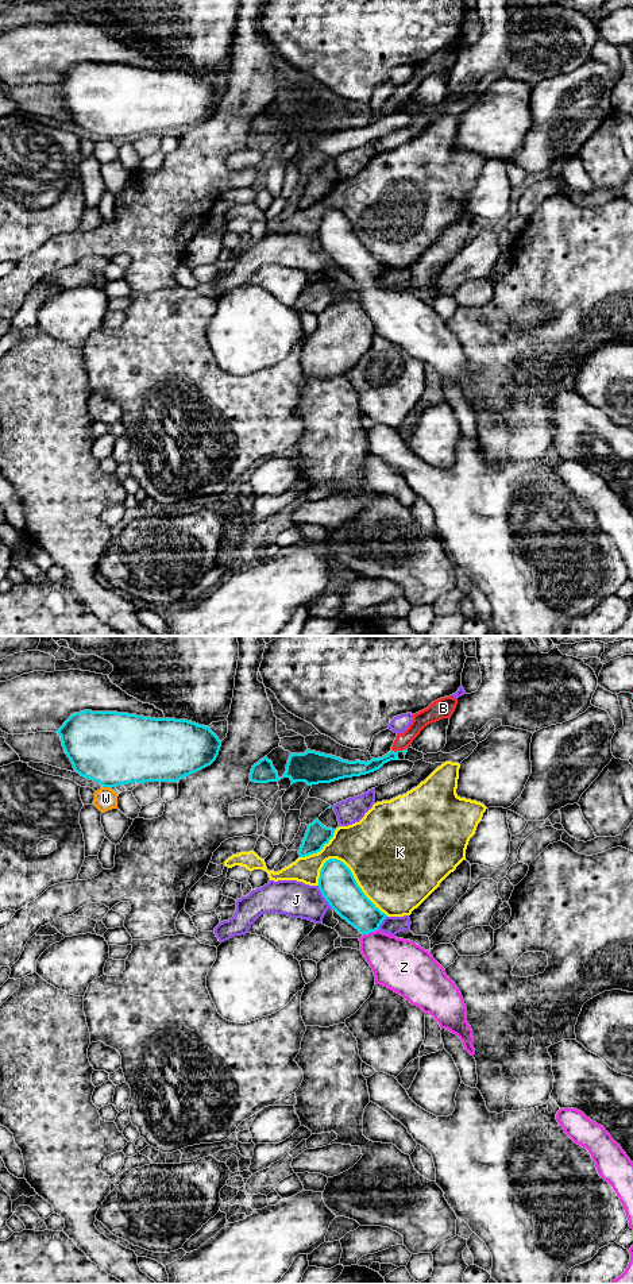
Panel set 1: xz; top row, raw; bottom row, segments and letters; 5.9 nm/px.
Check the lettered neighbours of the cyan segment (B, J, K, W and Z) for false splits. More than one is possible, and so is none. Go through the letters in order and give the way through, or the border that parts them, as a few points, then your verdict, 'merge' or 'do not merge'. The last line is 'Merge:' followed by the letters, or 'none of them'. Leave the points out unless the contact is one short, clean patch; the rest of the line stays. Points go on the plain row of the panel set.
B: do not merge
J: do not merge
K: do not merge
W: border along xz (103, 138), (111, 141); do not merge
Z: runs through xz (346, 250), (367, 272), (370, 284), (373, 292), (397, 316); merge
Merge: Z

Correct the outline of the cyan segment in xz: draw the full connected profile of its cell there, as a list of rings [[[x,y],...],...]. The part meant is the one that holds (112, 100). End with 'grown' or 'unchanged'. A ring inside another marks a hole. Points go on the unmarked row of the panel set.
[[[117,63],[74,65],[55,85],[61,88],[74,124],[109,140],[134,134],[178,134],[211,117],[221,99],[209,78],[188,72],[151,70]]] | unchanged

